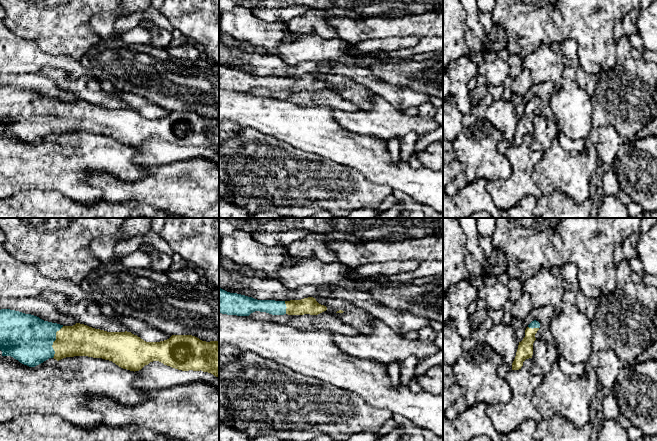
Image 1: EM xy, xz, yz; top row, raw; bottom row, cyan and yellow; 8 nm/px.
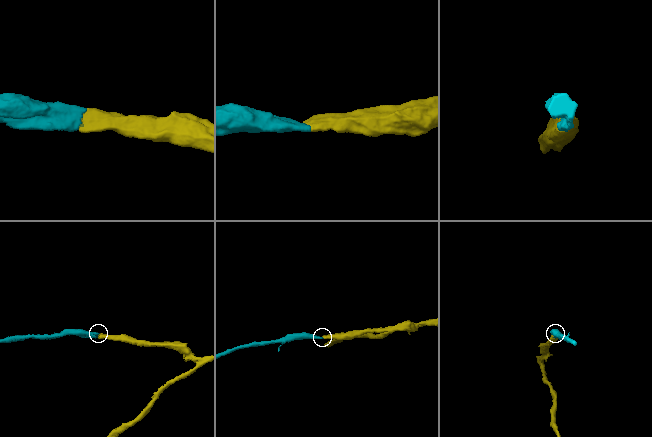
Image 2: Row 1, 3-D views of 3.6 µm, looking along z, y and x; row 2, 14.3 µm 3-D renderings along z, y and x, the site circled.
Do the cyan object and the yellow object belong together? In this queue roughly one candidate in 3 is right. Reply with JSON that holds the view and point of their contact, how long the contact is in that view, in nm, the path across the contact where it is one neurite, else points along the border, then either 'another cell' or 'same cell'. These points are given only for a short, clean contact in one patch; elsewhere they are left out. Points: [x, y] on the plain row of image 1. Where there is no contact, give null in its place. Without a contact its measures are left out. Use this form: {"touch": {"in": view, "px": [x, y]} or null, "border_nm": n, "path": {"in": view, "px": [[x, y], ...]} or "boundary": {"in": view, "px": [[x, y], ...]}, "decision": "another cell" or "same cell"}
{"touch": {"in": "xy", "px": [54, 116]}, "border_nm": 280, "path": {"in": "xy", "px": [[27, 114], [54, 116], [78, 116]]}, "decision": "same cell"}

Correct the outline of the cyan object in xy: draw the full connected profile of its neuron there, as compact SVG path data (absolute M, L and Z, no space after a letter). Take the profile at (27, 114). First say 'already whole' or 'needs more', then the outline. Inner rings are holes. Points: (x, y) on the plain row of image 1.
needs more | M10 85L0 86L0 126L2 132L11 132L20 139L35 143L49 134L57 137L74 132L88 132L112 137L119 143L130 147L139 147L150 138L159 137L164 141L182 147L203 147L219 153L219 118L202 117L192 111L172 111L169 115L160 118L146 118L131 108L107 108L95 105L84 100L76 99L73 102L63 102L57 99L44 97L37 92L25 90Z

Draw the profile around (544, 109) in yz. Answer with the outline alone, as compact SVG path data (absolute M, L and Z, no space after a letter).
M544 82L533 84L533 86L522 96L525 104L536 96L540 99L540 104L535 110L536 116L542 116L548 120L556 121L556 118L551 111L550 100L556 92L558 86L552 82Z

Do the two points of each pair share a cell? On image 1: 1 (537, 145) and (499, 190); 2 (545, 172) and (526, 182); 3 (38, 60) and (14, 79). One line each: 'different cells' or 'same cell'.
1: different cells
2: different cells
3: different cells

